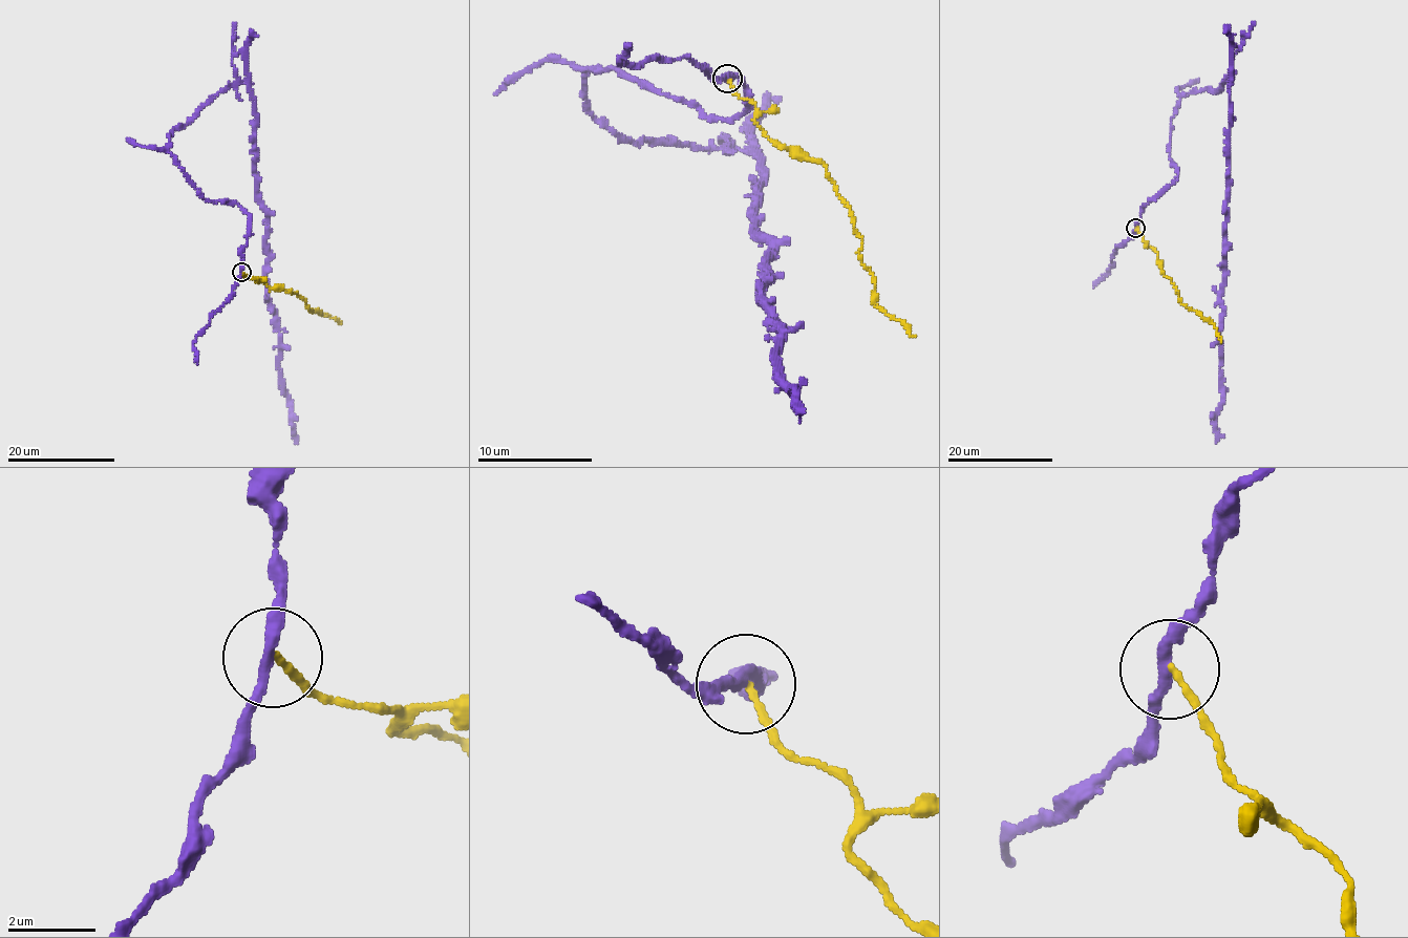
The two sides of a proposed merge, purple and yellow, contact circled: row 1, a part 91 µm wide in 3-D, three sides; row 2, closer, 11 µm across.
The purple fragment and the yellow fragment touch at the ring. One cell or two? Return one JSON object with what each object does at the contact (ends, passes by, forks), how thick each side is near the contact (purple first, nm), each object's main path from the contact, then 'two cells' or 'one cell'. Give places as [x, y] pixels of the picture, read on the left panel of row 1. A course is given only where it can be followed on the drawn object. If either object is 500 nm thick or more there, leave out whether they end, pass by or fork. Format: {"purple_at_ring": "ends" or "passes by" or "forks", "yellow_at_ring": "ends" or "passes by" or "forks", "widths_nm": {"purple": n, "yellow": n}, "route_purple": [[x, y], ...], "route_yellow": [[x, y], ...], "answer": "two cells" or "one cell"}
{"purple_at_ring": "passes by", "yellow_at_ring": "ends", "widths_nm": {"purple": 260, "yellow": 150}, "route_purple": [[241, 272], [246, 212], [208, 200], [167, 149], [172, 131], [240, 83], [256, 120], [267, 294], [298, 443]], "route_yellow": [[241, 272], [271, 288], [289, 290], [305, 301], [307, 308], [342, 323]], "answer": "two cells"}

